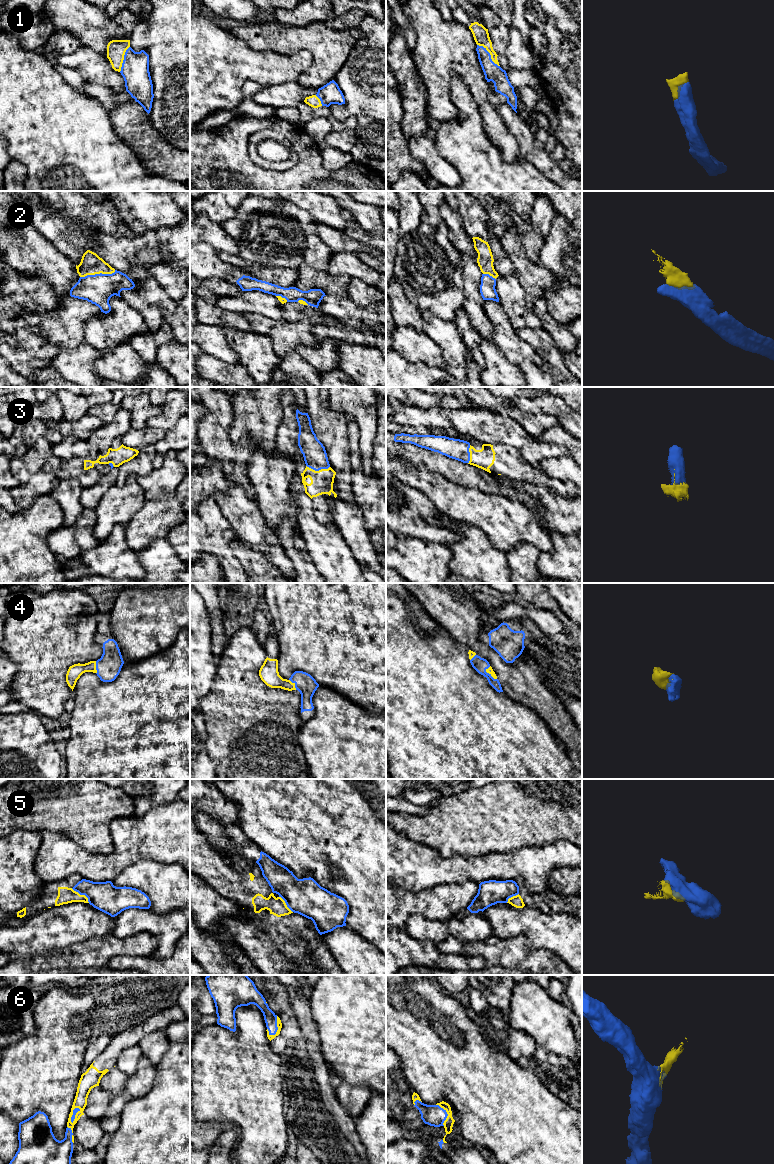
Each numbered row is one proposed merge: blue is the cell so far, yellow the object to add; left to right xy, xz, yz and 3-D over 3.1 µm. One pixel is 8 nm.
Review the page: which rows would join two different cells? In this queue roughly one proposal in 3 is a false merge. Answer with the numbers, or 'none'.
5

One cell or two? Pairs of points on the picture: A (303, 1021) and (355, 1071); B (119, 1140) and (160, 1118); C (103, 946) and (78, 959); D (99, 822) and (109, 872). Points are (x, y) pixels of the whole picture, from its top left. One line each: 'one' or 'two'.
A: two
B: one
C: one
D: two

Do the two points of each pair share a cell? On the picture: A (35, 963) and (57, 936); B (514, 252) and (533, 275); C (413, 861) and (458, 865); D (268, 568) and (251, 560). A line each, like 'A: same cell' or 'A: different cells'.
A: different cells
B: same cell
C: same cell
D: same cell

